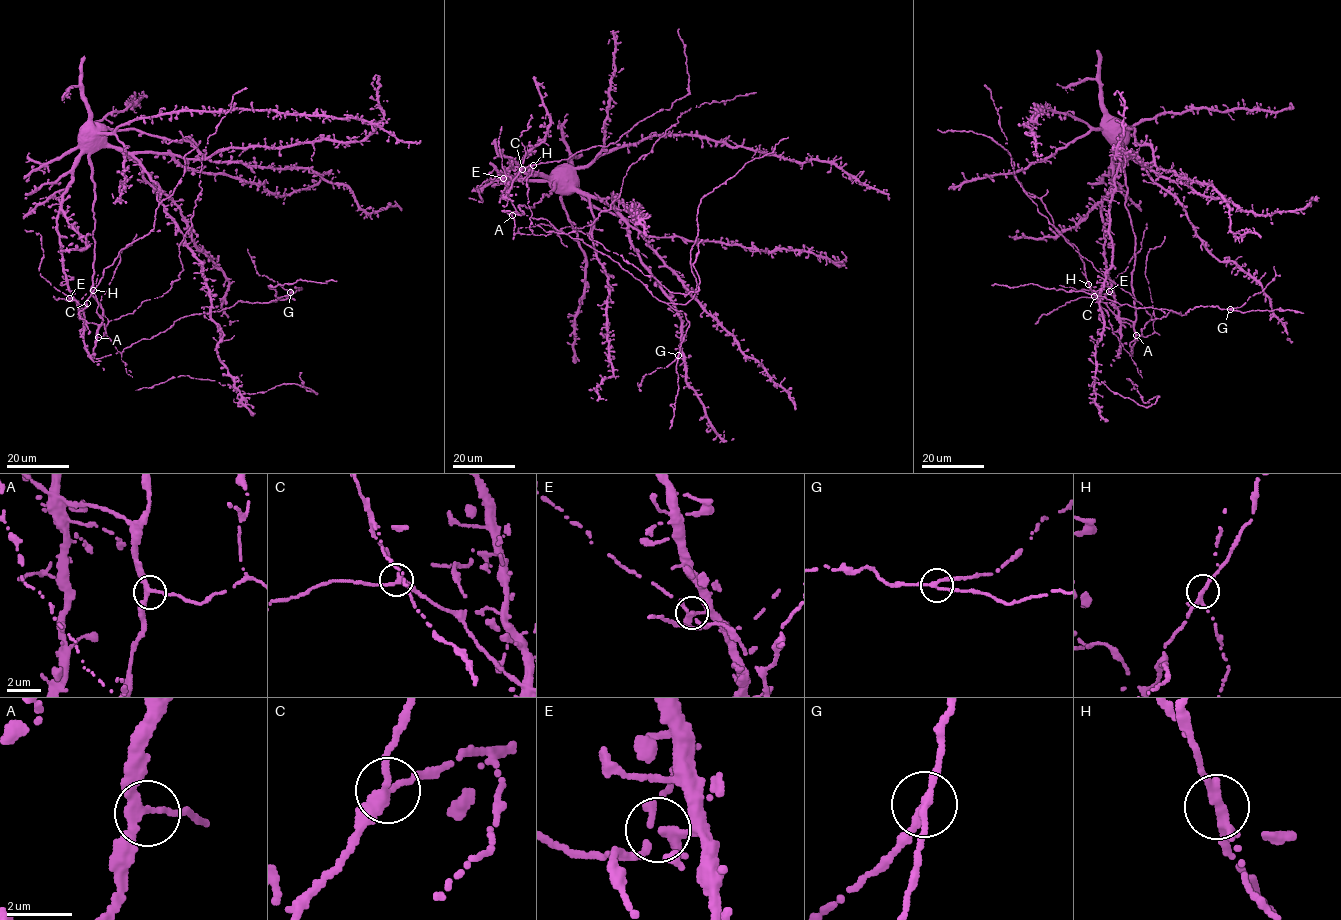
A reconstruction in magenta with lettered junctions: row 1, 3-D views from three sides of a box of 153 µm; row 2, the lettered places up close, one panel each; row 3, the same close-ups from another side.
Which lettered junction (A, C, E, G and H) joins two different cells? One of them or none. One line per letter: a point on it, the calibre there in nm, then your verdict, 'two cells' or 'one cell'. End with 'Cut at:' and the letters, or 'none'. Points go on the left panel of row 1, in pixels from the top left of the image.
A: at (98, 337); 280 nm thick; one cell
C: at (87, 303); 280 nm thick; one cell
E: at (69, 298); 260 nm thick; one cell
G: at (290, 292); 200 nm thick; one cell
H: at (93, 290); 240 nm thick; two cells
Cut at: H

